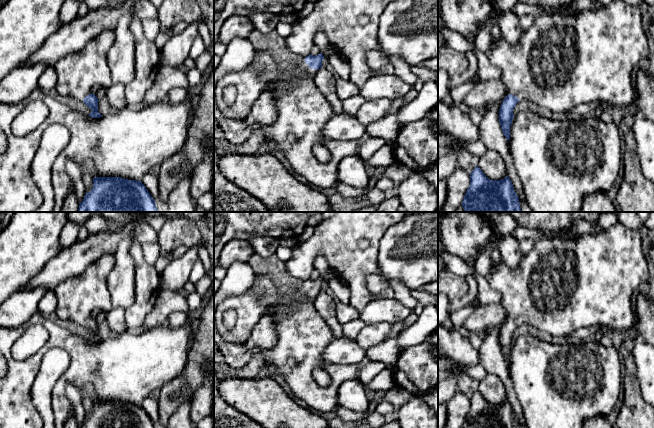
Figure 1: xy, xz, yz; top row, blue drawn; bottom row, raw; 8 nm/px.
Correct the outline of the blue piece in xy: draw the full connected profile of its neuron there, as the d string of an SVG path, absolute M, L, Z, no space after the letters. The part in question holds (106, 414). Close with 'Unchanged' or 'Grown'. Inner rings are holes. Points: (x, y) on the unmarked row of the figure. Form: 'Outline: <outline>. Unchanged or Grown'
Outline: M94 401L92 414L80 428L155 428L155 424L141 405Z. Unchanged

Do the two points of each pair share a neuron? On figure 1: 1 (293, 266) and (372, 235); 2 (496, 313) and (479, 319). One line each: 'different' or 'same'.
1: same
2: same

